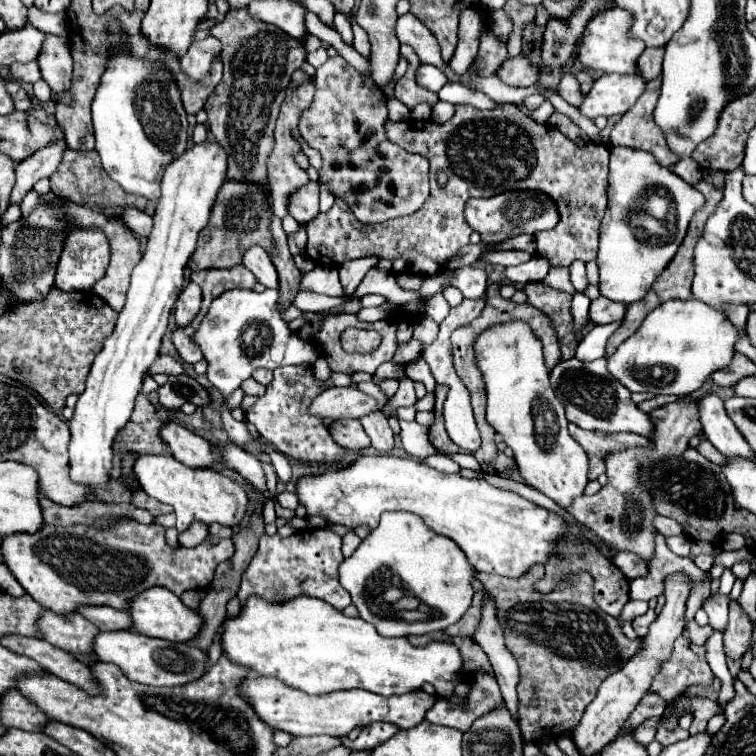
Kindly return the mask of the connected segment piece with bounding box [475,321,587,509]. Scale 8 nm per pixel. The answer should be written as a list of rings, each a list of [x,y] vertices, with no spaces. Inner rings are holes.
[[[511,321],[497,327],[491,327],[481,333],[481,337],[475,343],[477,351],[477,365],[485,377],[485,389],[487,389],[487,421],[495,427],[495,431],[501,435],[501,439],[513,449],[513,457],[517,461],[517,469],[525,483],[539,493],[551,497],[557,505],[563,509],[571,507],[573,499],[583,495],[587,485],[587,455],[579,443],[575,443],[567,431],[567,419],[565,409],[557,401],[551,385],[549,385],[549,373],[543,363],[543,351],[541,341],[533,335],[531,327],[523,321]]]

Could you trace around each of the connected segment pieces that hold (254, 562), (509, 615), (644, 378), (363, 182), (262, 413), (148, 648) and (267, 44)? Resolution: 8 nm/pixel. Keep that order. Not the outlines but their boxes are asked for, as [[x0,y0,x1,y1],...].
[[237,527,351,611],[479,565,641,743],[607,299,737,395],[299,55,429,223],[245,365,343,461],[93,629,207,687],[205,9,307,187]]

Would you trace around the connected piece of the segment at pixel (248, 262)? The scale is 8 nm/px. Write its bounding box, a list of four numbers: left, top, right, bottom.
[243,245,279,289]

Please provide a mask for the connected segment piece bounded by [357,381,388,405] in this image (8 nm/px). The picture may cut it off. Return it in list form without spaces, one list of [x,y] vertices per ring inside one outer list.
[[[372,381],[360,382],[357,384],[357,388],[360,391],[372,396],[381,405],[385,405],[388,402],[387,397],[383,394],[380,387]]]

